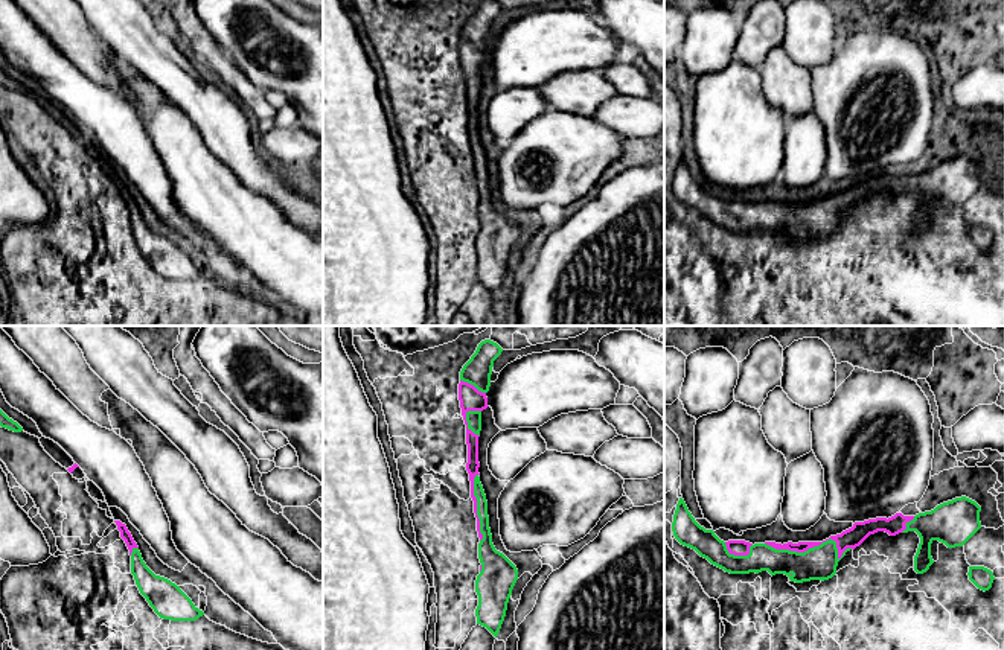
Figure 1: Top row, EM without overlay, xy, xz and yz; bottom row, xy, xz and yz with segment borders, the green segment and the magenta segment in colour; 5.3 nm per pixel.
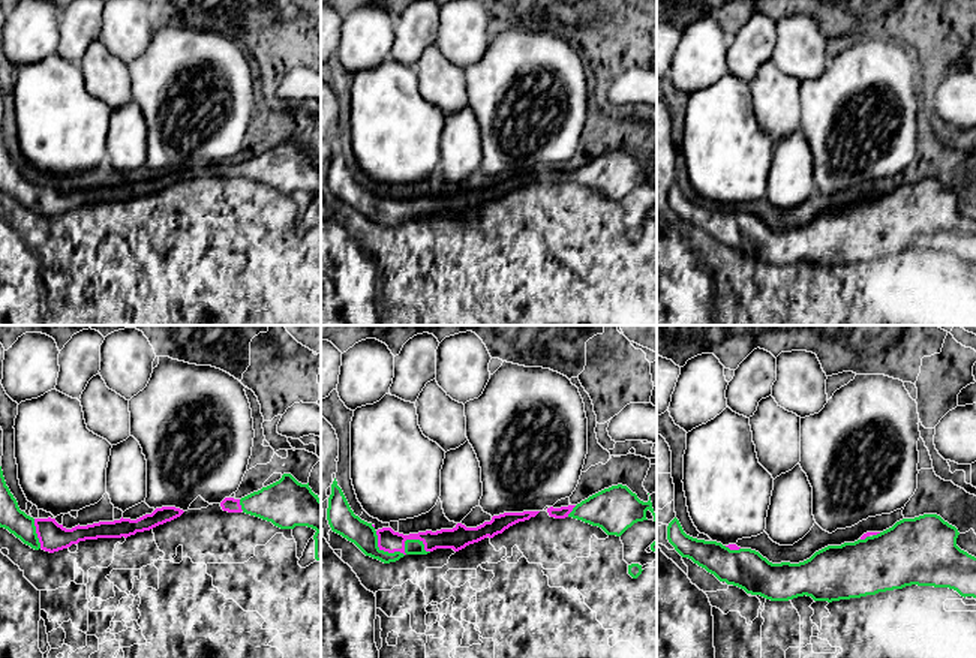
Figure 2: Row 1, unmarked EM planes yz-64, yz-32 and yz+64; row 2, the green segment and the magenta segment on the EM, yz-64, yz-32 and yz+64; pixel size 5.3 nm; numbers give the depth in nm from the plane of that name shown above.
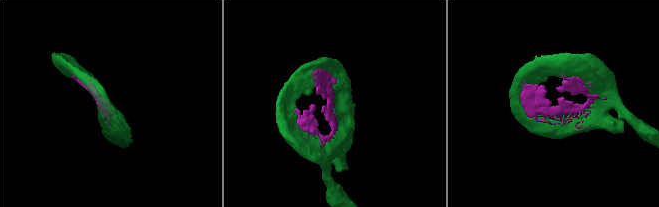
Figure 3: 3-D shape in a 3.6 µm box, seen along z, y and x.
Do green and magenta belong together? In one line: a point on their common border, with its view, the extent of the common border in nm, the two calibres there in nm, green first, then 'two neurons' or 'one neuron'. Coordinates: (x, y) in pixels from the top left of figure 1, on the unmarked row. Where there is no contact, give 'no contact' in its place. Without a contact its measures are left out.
meets green in yz at (814, 206); contact 460 nm long; 180 nm thick on the green side, 110 nm on the other; one neuron

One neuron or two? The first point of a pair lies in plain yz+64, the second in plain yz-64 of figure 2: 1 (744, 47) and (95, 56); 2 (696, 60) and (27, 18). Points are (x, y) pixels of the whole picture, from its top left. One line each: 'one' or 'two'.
1: two
2: one

